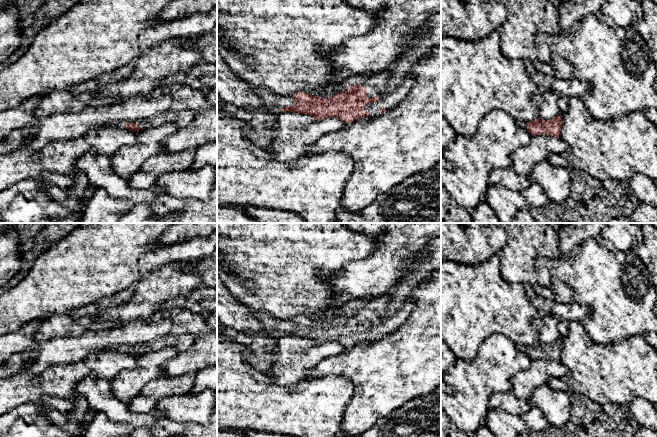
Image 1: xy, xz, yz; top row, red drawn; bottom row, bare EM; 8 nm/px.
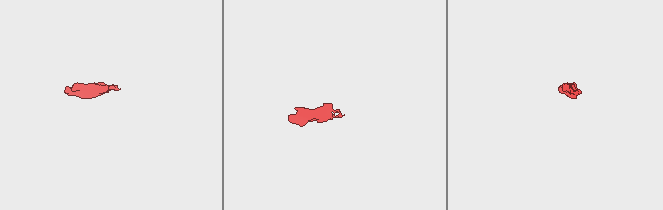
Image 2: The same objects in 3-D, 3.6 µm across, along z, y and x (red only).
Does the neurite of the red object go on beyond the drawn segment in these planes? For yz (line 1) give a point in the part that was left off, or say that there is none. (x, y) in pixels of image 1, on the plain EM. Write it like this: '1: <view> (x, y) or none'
1: yz (521, 347)

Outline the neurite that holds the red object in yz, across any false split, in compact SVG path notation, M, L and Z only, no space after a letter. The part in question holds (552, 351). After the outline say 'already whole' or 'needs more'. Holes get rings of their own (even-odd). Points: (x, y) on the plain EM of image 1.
M559 338L557 341L551 344L541 344L536 343L531 346L526 346L524 344L516 345L518 350L524 352L527 351L527 354L532 360L535 359L550 359L555 361L561 360L561 350L562 350L562 341Z; needs more

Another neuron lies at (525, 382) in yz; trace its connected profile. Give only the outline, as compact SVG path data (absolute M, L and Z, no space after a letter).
M535 359L530 366L511 377L512 393L520 399L531 399L533 391L551 378L563 378L569 370L560 361Z

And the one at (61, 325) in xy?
M67 314L52 315L40 320L38 332L34 335L35 342L57 339L78 338L86 333L86 328L79 325Z

